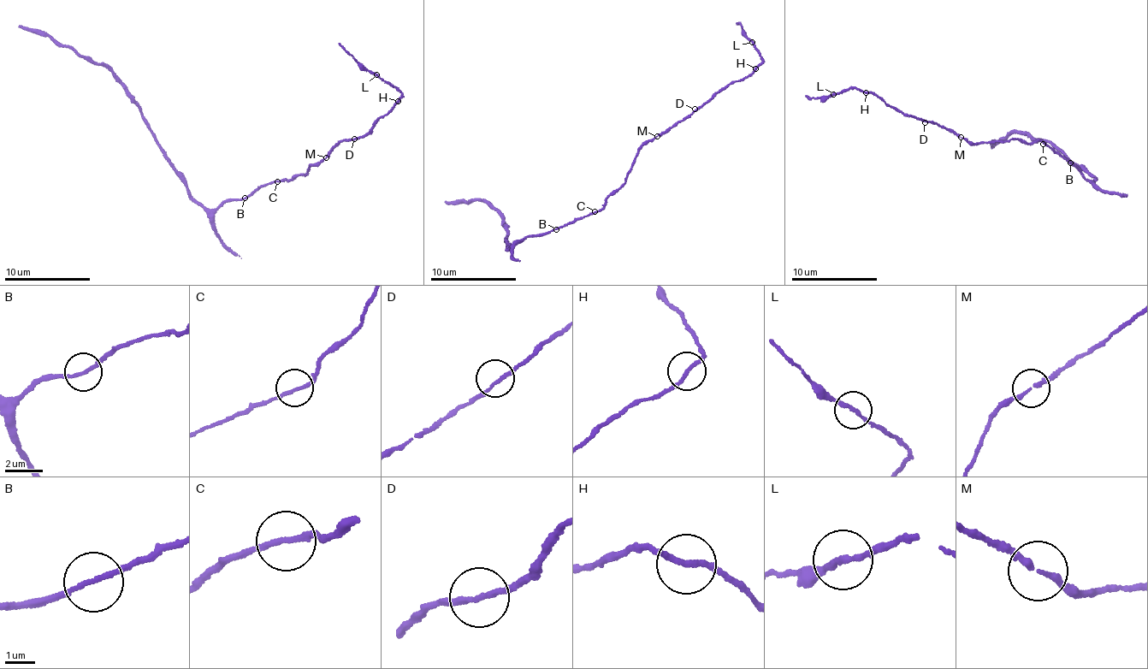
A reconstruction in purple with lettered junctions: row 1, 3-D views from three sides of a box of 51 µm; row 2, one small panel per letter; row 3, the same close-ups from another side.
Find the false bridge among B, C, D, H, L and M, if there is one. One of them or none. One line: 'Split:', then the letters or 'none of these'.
Split: none of these

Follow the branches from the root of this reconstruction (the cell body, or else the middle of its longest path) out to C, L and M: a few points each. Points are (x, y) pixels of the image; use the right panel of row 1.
C: (1054, 151), (1043, 144)
L: (1054, 151), (1040, 139), (976, 144), (857, 89), (833, 95)
M: (1054, 151), (1040, 139), (1029, 142), (1018, 138), (1009, 141), (976, 144), (961, 137)

